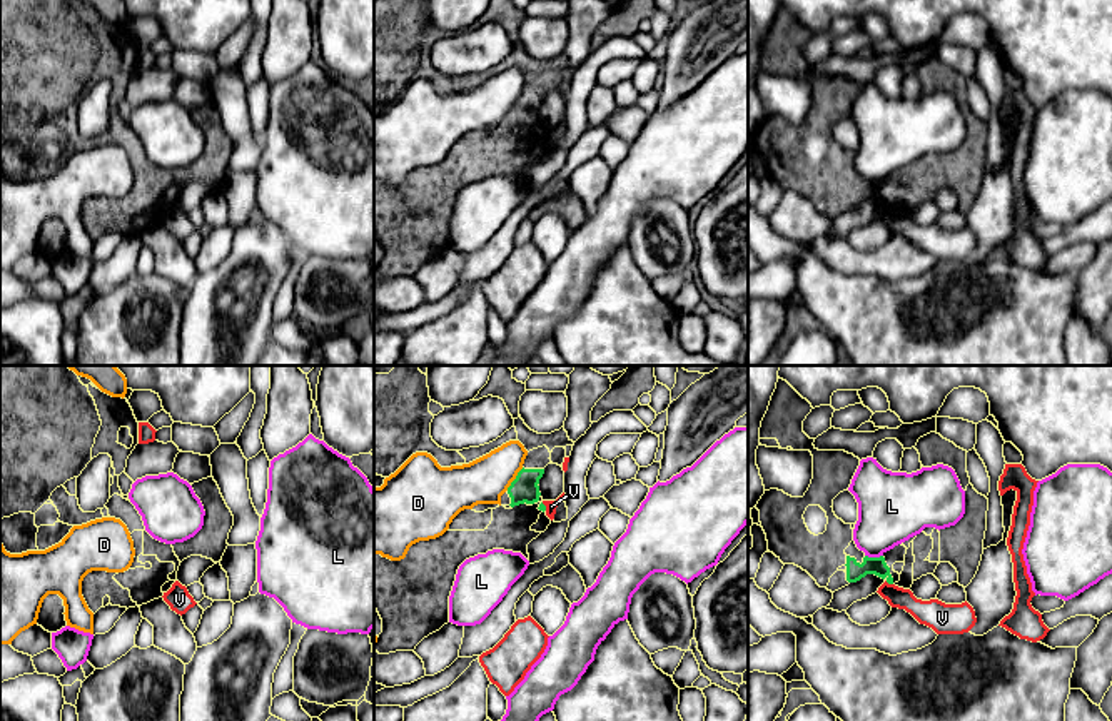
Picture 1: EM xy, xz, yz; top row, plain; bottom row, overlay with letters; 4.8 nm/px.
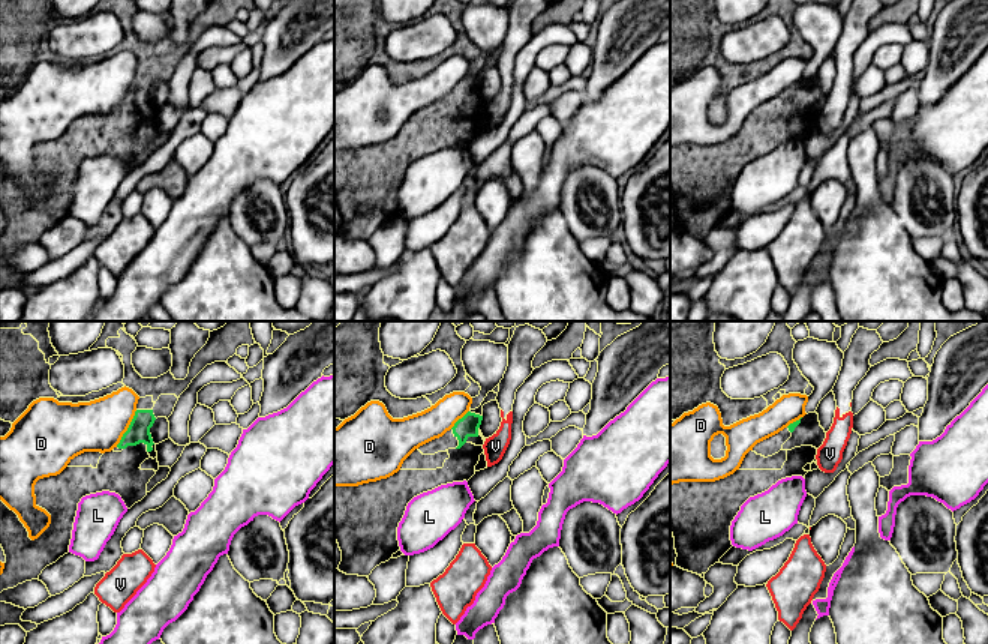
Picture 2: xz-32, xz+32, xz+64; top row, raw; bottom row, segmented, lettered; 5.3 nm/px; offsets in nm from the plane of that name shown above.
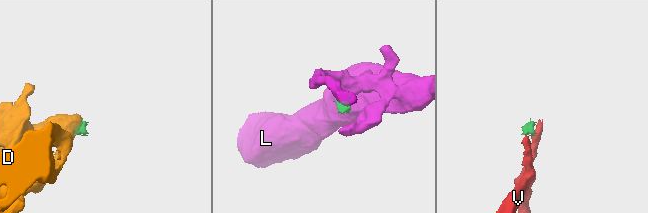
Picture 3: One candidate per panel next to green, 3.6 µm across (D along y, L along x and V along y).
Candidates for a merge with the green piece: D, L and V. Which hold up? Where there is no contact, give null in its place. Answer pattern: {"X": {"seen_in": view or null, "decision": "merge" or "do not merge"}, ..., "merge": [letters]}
{"D": {"seen_in": "xz", "decision": "do not merge"}, "L": {"seen_in": "yz", "decision": "do not merge"}, "V": {"seen_in": "yz", "decision": "do not merge"}, "merge": []}

